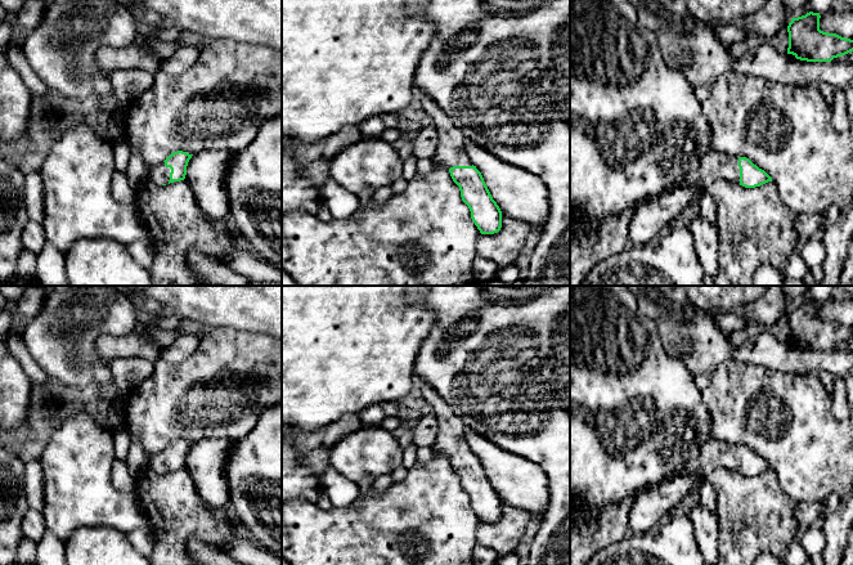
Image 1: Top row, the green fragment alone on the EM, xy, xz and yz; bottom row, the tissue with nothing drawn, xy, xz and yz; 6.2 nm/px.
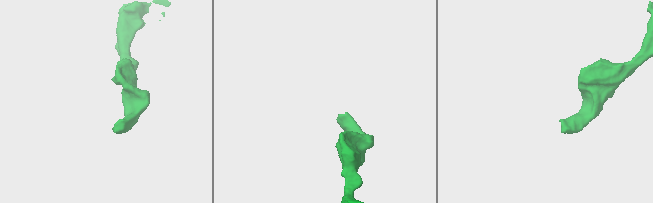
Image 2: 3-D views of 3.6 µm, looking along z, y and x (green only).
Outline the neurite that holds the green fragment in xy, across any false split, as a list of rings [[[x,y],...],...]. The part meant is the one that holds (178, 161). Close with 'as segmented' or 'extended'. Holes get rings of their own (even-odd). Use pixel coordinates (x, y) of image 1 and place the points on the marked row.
[[[183,151],[171,153],[162,163],[148,169],[148,180],[158,185],[184,180],[192,156]]]; extended

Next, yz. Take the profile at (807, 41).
[[[820,13],[793,18],[787,26],[787,54],[807,62],[831,62],[853,51],[853,40],[820,30]]]; as segmented

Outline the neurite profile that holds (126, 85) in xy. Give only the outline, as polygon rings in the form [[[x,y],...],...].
[[[138,68],[116,69],[109,76],[111,93],[122,107],[145,93],[154,81],[154,75]]]

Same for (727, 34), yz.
[[[736,22],[714,27],[714,33],[727,46],[732,42],[745,40],[748,31],[740,22]]]

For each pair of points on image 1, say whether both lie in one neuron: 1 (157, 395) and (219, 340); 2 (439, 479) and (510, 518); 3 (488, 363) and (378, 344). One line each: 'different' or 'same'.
1: same
2: different
3: different

